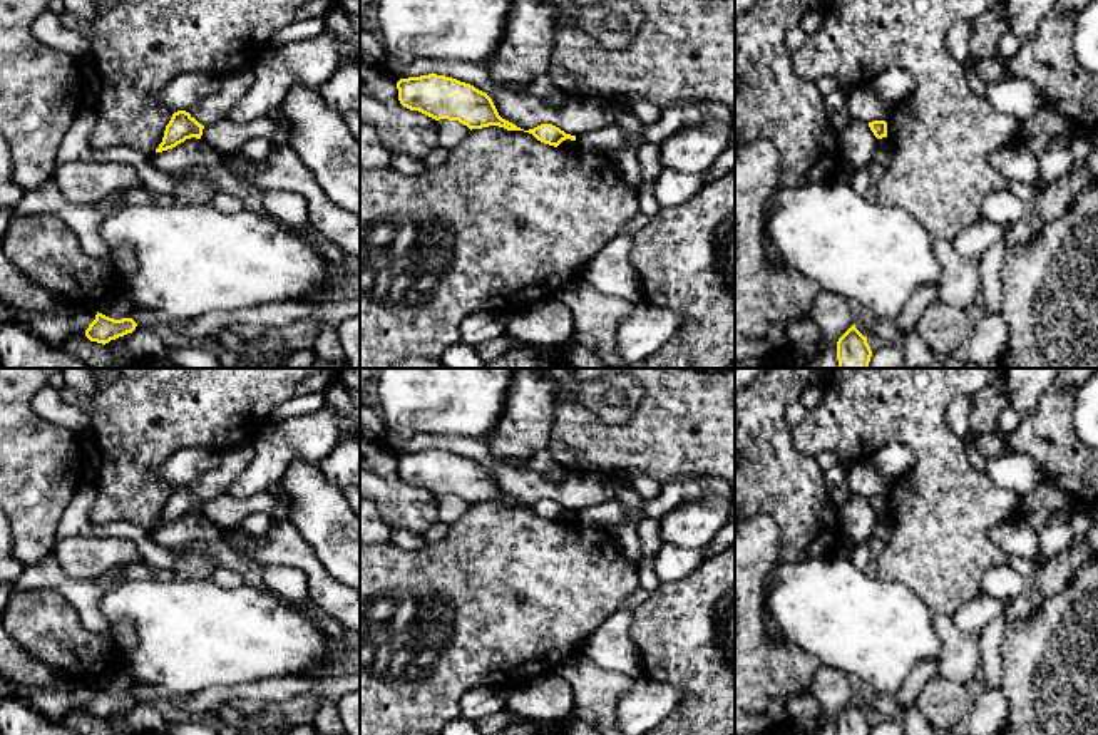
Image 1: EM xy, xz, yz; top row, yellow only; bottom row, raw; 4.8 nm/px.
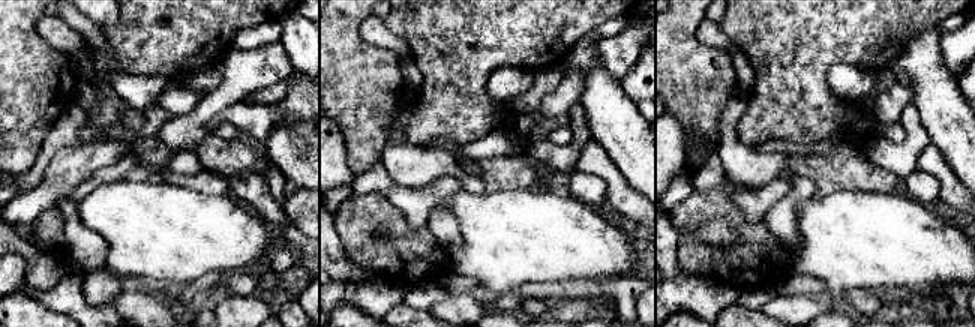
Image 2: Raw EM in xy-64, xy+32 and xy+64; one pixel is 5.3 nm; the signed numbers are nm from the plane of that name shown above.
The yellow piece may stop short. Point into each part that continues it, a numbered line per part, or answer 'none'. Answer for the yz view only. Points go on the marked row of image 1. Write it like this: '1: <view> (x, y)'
none

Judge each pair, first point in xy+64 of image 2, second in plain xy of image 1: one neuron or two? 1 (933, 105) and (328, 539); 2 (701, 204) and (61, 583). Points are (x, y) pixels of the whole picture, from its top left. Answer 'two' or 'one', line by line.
1: one
2: two

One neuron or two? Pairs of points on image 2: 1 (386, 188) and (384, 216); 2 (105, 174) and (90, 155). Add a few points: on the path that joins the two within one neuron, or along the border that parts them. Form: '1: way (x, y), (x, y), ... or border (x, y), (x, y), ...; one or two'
1: border (353, 194), (383, 194), (408, 222); two
2: border (123, 155), (114, 164), (98, 168), (74, 189); two

